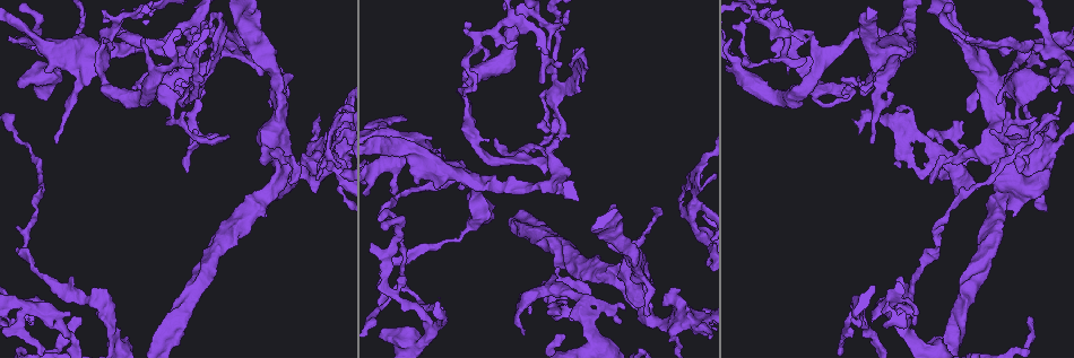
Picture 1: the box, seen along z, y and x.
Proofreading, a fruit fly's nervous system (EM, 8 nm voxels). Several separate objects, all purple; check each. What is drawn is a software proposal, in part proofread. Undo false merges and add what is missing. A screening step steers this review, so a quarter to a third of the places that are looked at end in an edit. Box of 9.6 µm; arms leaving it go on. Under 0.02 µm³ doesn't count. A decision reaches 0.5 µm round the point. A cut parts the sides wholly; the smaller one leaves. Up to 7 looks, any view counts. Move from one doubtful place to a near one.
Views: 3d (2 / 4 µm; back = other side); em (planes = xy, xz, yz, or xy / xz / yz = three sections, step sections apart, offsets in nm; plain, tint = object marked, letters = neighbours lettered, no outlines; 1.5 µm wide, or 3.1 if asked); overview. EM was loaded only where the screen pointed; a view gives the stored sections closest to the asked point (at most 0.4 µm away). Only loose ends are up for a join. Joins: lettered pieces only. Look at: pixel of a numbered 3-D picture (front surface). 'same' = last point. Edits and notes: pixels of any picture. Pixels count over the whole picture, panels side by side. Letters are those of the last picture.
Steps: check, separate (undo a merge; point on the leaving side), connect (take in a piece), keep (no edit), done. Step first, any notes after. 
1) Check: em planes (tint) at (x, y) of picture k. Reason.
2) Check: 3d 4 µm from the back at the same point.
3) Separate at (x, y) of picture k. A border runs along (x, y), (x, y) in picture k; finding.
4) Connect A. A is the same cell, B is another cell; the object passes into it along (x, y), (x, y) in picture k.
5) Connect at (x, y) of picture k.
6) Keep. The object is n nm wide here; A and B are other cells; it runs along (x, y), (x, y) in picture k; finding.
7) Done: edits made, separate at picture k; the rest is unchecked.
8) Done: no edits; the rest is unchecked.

Check: em xy step 8 (tint) at (675, 338) of picture 1. Calibre changes.

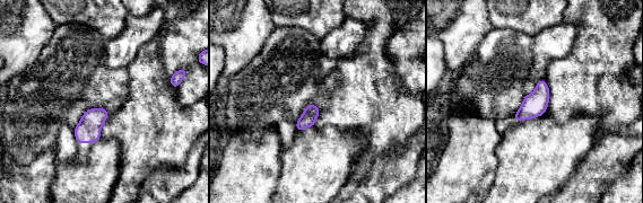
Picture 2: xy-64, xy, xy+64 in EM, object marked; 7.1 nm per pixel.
Check: em planes (letters) at the same point.

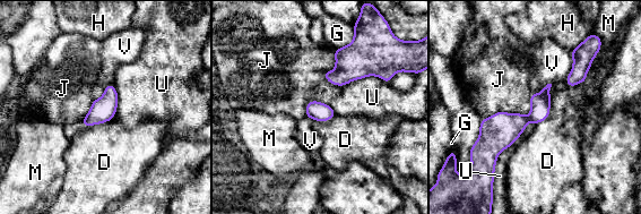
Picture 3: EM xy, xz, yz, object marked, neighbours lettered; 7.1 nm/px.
Separate at (539, 103) of picture 3. D, G, H, J, M, U and V are other cells; a border runs along (526, 117), (529, 120) in picture 3; a second neuron is stuck on.

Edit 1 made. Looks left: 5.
Check: em xz step 4 (tint) at (523, 334) of picture 1. Tapers out.

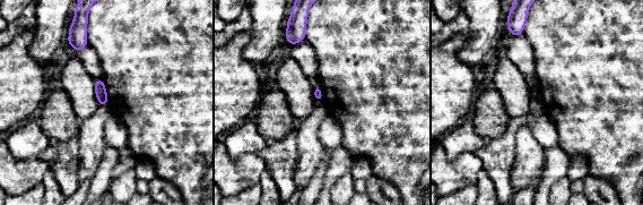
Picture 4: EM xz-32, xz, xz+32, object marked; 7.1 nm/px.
Check: em yz step 8 (letters) at the same point. Cut it another way.

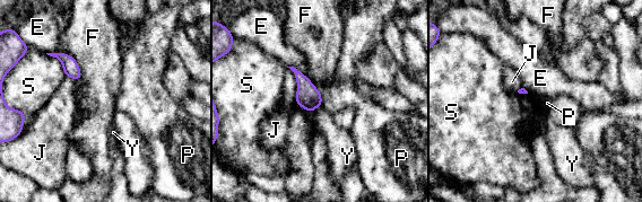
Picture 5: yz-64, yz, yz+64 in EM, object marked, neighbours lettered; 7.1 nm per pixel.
Keep. E, F, J, P, S and Y are other cells; no lettered piece goes on from it.

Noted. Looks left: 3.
Done: edits made, separate at picture 3; the rest is unchecked.

